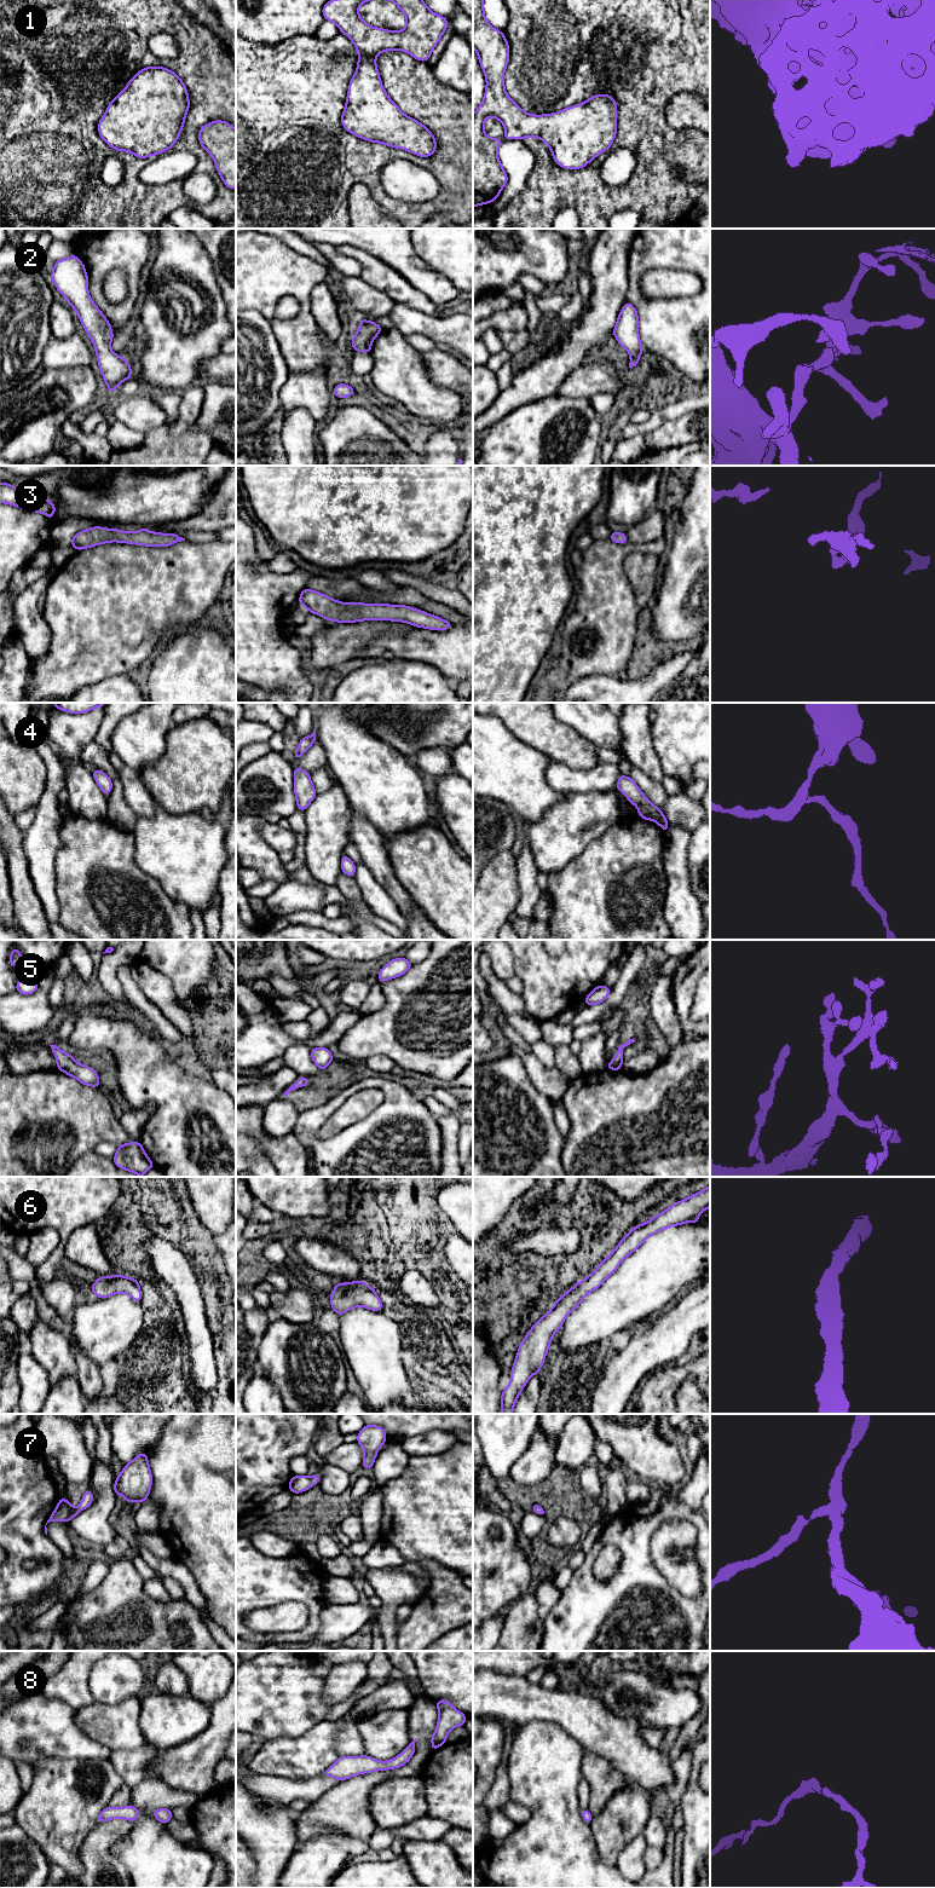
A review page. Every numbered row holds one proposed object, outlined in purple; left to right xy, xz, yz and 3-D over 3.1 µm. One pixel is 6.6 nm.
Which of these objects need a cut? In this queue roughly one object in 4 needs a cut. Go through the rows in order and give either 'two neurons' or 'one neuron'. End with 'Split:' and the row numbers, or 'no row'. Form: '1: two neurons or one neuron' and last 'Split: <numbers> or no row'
1: one neuron
2: one neuron
3: one neuron
4: one neuron
5: one neuron
6: one neuron
7: one neuron
8: one neuron
Split: no row

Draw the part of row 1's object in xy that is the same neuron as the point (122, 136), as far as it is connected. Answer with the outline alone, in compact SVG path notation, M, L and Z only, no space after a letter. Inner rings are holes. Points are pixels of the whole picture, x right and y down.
M146 67L109 102L98 133L116 151L146 158L177 143L189 109L184 81L167 68Z

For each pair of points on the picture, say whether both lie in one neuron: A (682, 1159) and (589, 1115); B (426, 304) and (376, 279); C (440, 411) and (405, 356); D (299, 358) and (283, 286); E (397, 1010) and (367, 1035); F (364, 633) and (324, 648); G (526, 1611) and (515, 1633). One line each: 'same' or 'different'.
A: same
B: same
C: same
D: same
E: same
F: same
G: same

